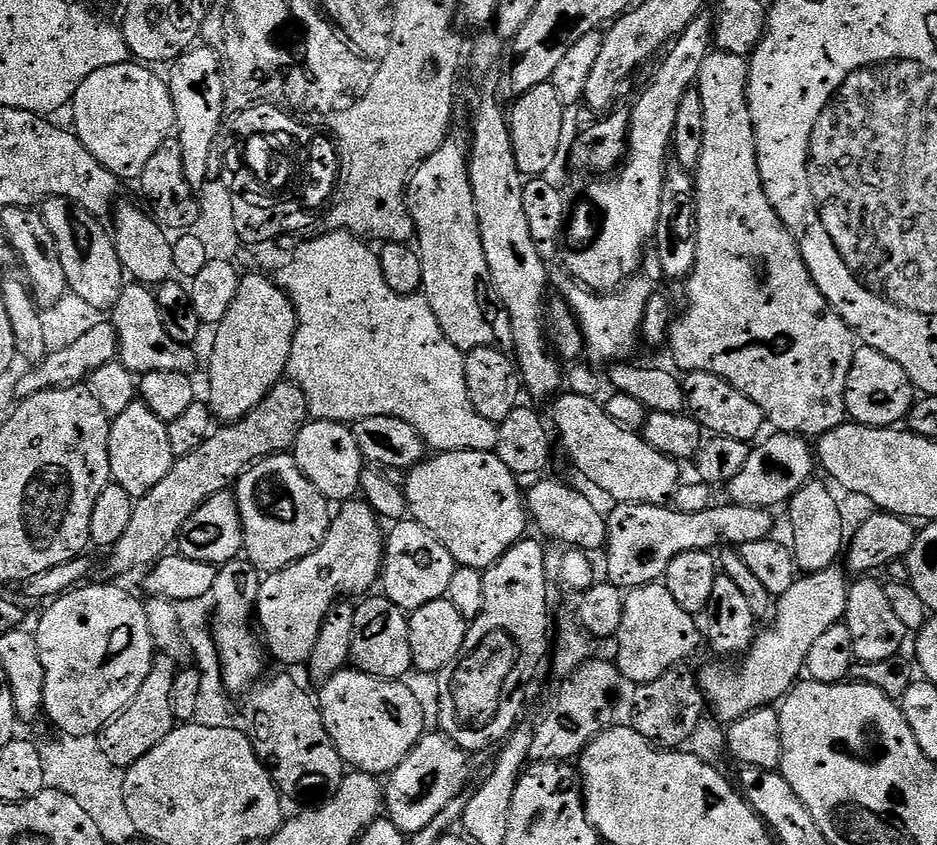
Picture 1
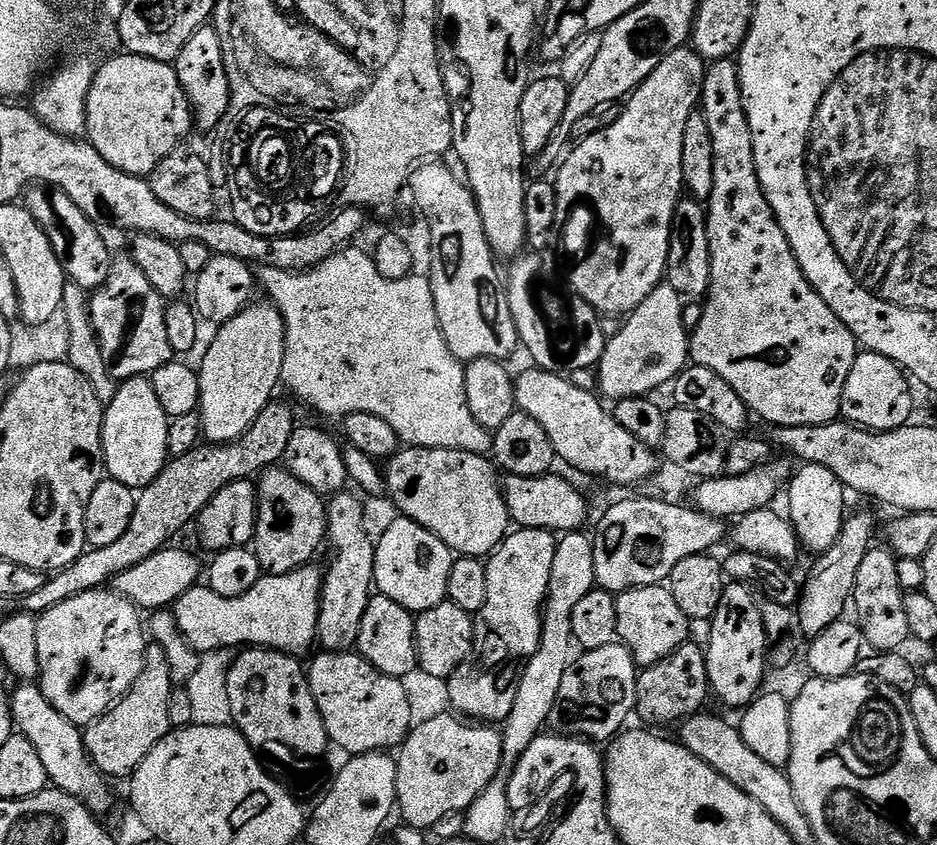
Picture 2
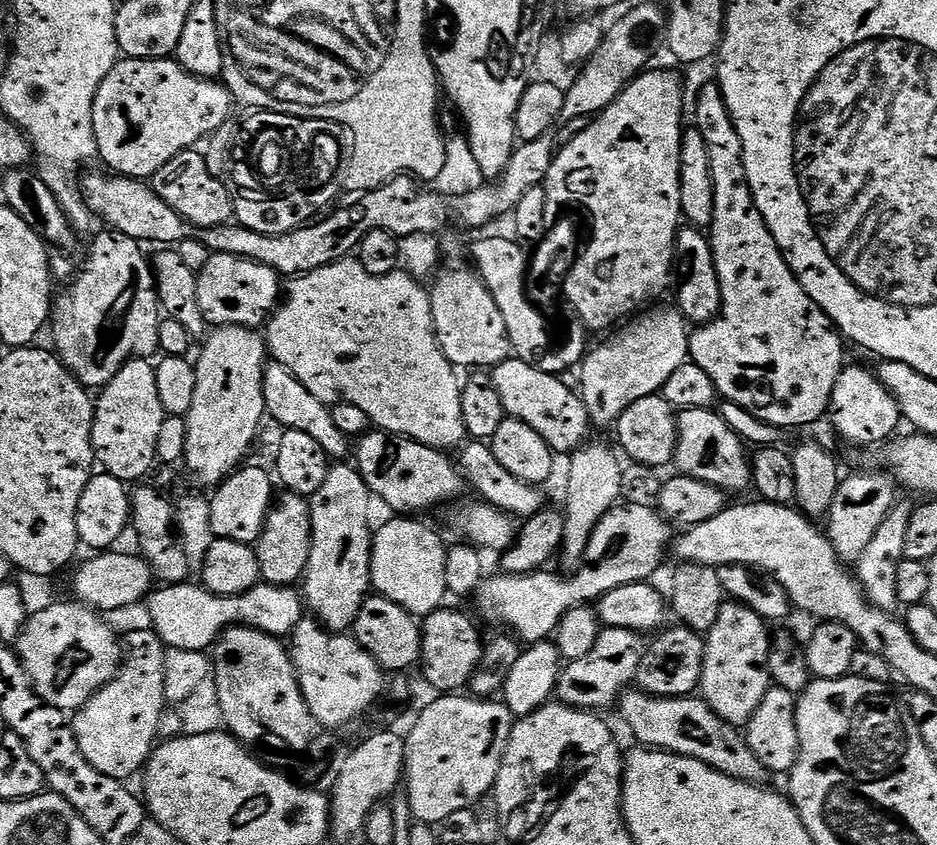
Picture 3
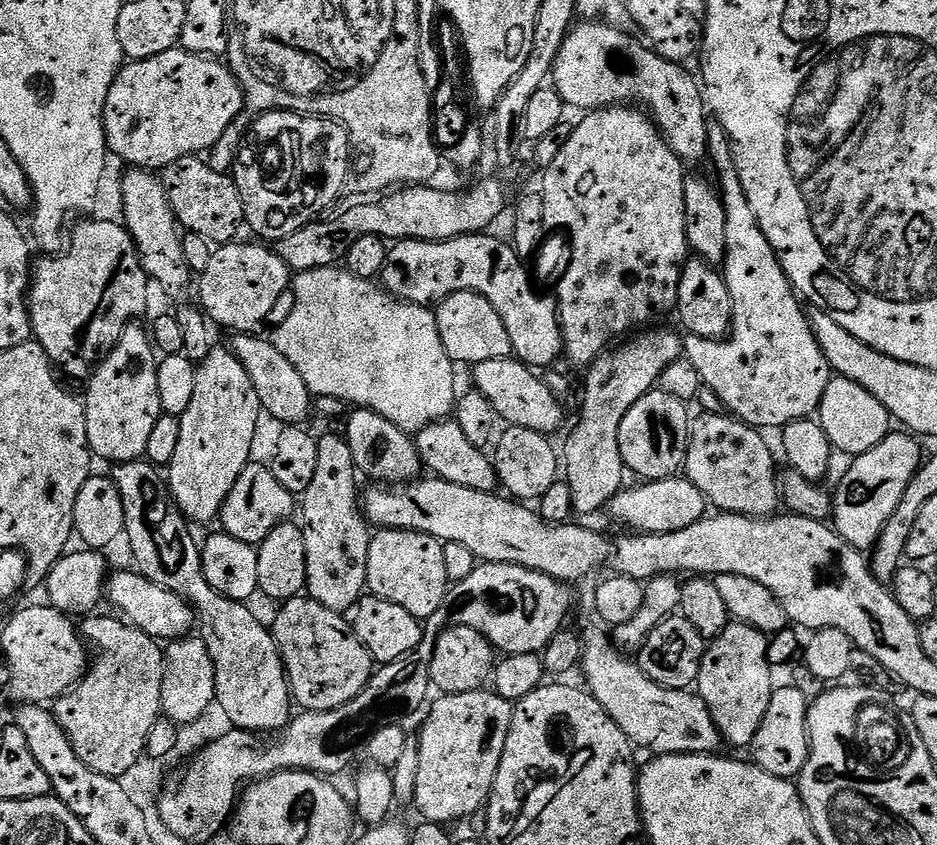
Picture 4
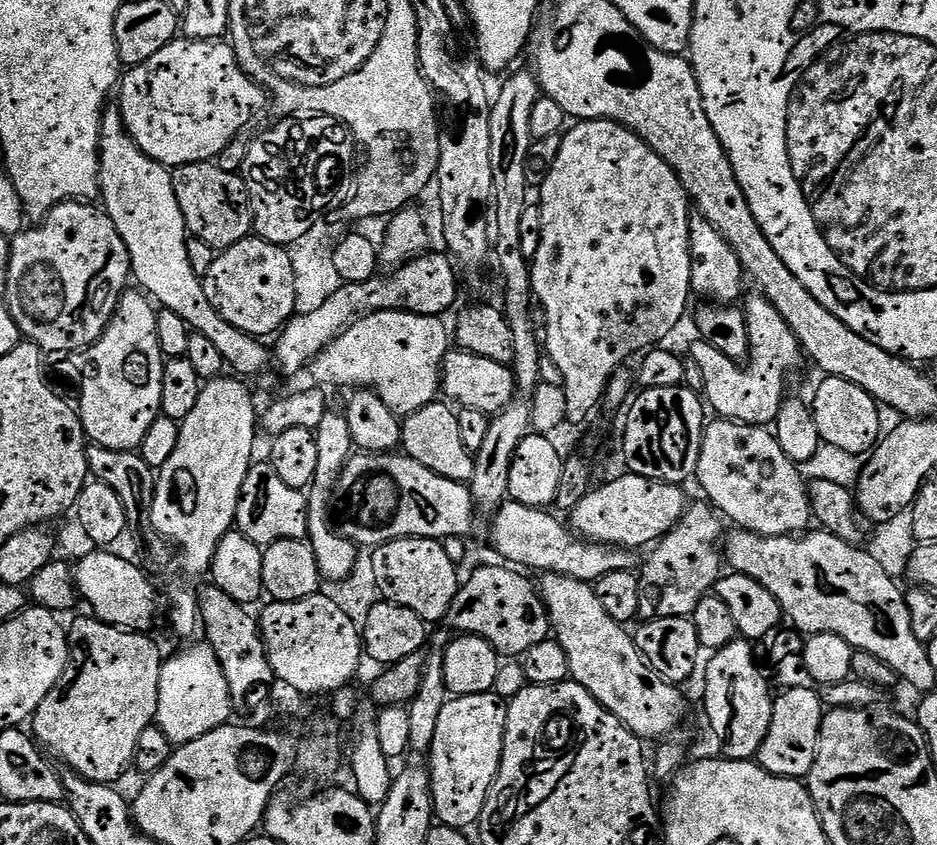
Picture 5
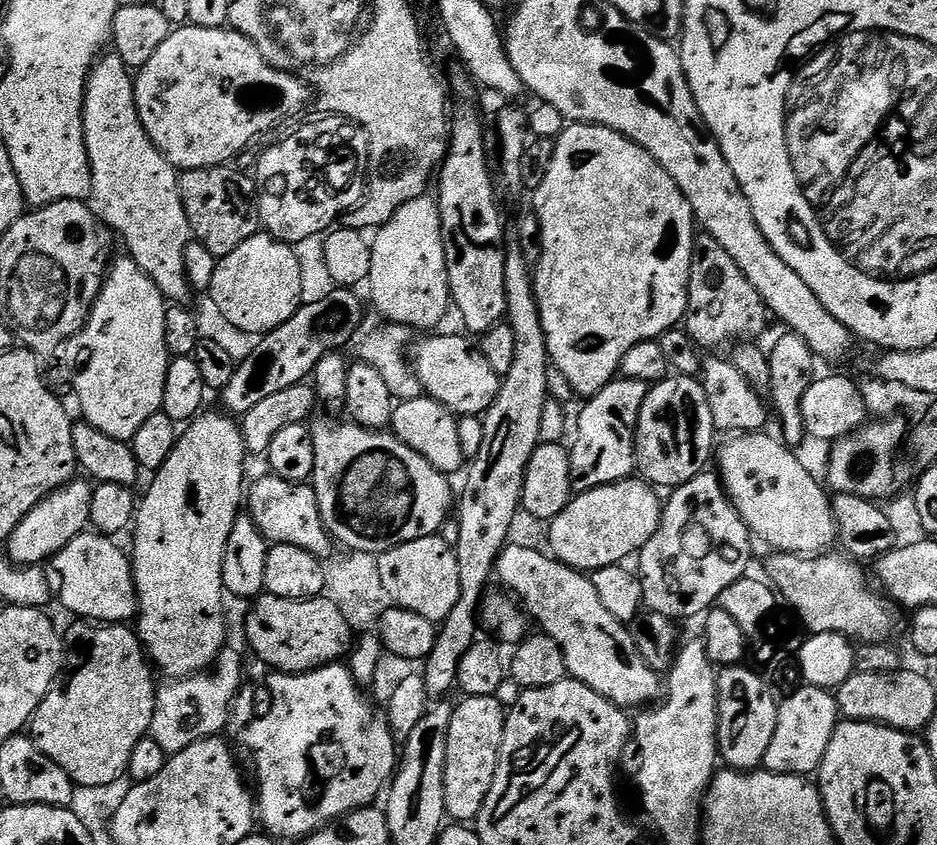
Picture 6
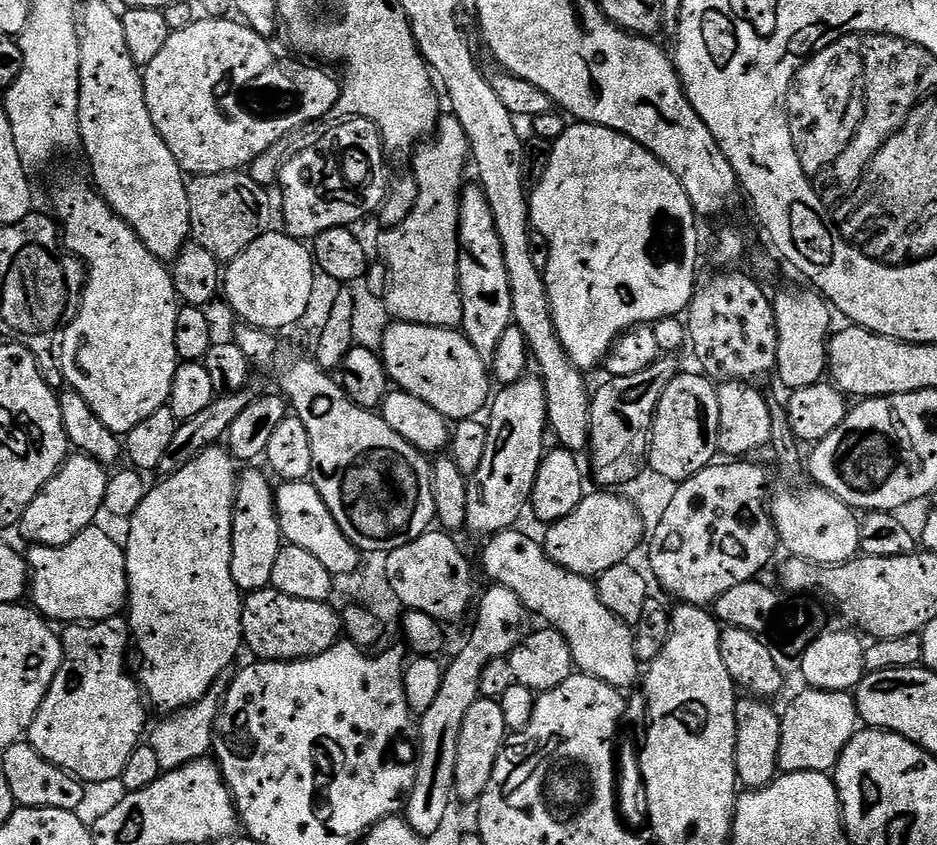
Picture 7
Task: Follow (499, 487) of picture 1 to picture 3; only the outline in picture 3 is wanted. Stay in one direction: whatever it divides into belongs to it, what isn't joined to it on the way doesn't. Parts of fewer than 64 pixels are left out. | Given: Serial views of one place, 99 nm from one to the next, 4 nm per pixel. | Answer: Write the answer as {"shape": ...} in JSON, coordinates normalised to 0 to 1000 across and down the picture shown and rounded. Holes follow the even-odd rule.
{"shape":[[[394,509],[388,512],[387,516],[383,517],[382,524],[378,530],[378,542],[380,540],[379,548],[382,550],[384,555],[384,564],[387,566],[388,569],[393,572],[393,578],[397,581],[398,588],[402,593],[411,592],[412,595],[415,596],[416,600],[419,601],[419,607],[423,608],[453,608],[448,606],[453,606],[456,601],[465,601],[469,596],[474,596],[477,592],[487,592],[491,586],[494,585],[495,580],[497,582],[497,569],[488,550],[485,548],[483,541],[482,544],[481,538],[475,537],[471,531],[460,530],[459,528],[455,528],[454,525],[447,525],[445,521],[434,521],[432,516],[420,516],[412,511],[407,511],[404,509]]]}

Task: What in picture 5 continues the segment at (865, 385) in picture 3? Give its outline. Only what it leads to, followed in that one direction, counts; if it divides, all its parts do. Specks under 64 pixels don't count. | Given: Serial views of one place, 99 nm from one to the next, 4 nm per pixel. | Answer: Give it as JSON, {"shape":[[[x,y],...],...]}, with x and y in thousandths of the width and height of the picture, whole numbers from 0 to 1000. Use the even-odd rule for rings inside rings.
{"shape":[[[880,444],[877,450],[879,451],[872,457],[871,465],[864,472],[867,493],[873,504],[876,522],[916,541],[930,536],[941,515],[940,479],[920,457],[912,456],[903,447]]]}

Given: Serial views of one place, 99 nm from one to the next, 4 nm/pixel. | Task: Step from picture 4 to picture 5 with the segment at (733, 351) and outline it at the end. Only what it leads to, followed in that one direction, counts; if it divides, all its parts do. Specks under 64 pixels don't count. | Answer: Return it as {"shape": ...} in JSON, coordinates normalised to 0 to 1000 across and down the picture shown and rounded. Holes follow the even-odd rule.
{"shape":[[[810,348],[800,350],[792,360],[800,395],[800,414],[796,425],[798,437],[795,440],[783,441],[778,454],[764,454],[766,419],[762,409],[750,405],[743,405],[740,409],[736,426],[745,433],[747,450],[749,456],[751,454],[750,467],[759,486],[760,483],[764,486],[765,493],[783,497],[787,502],[824,504],[827,503],[830,485],[837,479],[839,472],[837,458],[841,454],[841,444],[853,433],[854,424],[856,425],[856,413],[843,386],[839,386],[835,372],[826,367],[823,357]]]}

